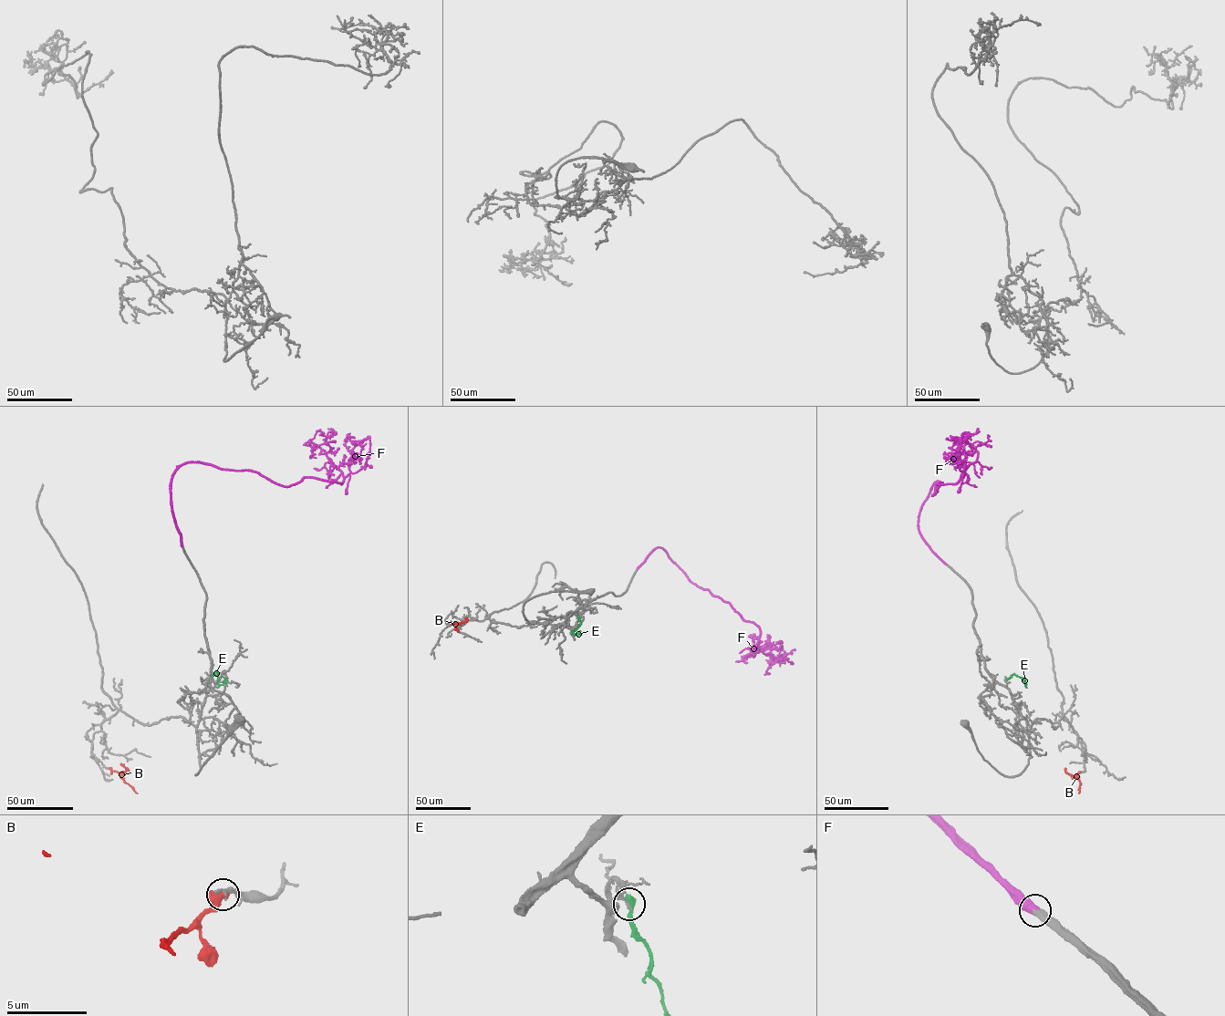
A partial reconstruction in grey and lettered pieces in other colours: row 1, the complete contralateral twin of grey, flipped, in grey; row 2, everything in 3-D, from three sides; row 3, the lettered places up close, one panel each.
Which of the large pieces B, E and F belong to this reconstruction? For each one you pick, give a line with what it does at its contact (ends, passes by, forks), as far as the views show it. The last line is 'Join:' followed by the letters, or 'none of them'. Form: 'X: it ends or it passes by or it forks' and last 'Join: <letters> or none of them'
F: it ends
Join: F

